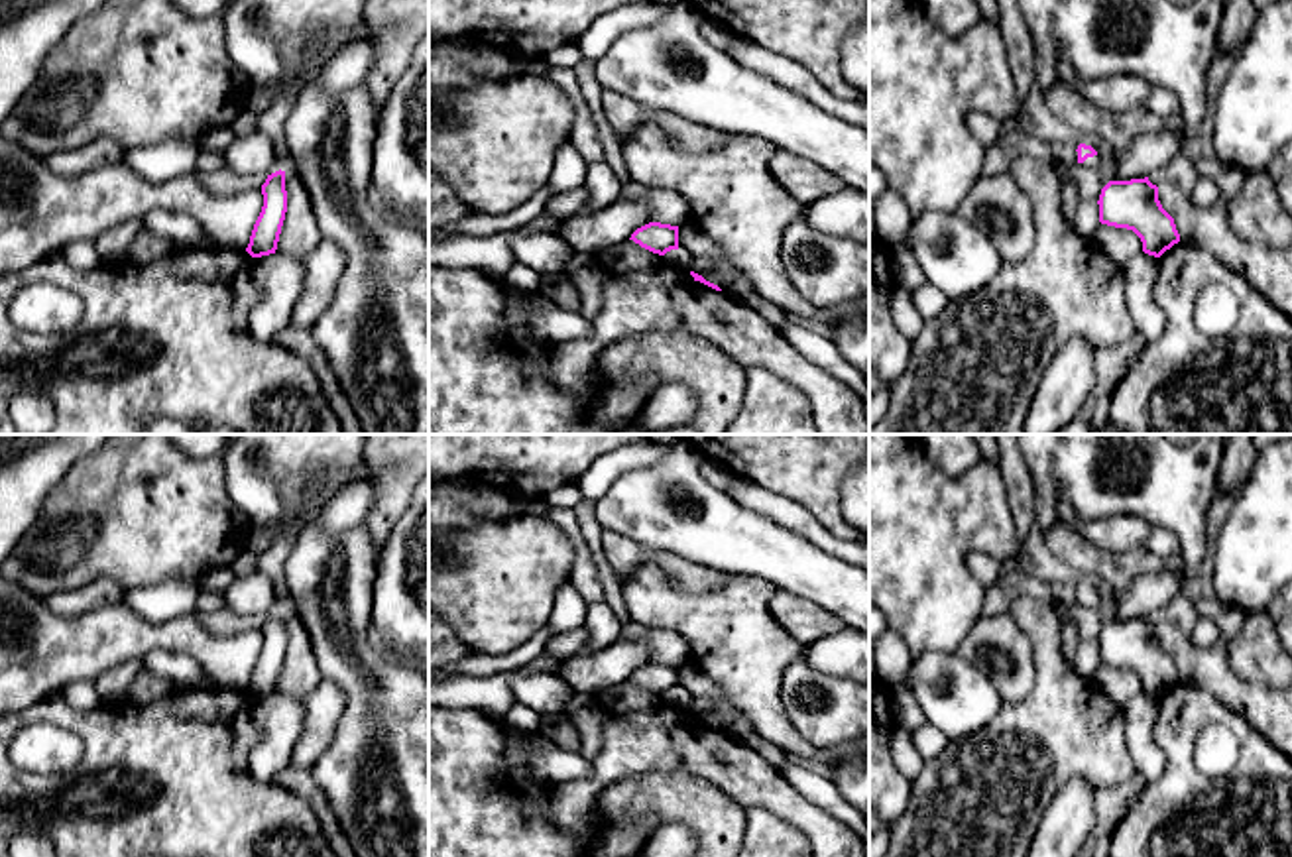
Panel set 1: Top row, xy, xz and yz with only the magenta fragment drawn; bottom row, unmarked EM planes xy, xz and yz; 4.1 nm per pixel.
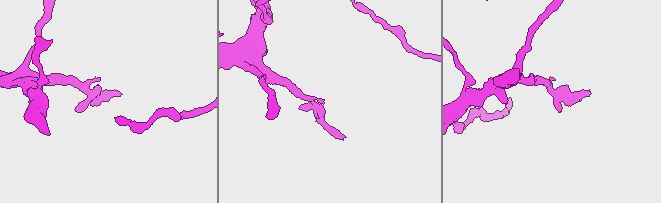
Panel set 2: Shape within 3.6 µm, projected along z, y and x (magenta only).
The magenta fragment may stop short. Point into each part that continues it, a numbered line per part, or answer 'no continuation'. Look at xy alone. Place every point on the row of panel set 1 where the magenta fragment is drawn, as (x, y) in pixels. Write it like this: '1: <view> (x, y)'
no continuation

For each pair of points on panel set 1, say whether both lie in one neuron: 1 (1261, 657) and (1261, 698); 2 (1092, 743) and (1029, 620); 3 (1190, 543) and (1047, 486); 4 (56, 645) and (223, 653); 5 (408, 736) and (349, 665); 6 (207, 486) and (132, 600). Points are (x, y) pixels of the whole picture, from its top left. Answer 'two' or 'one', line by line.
1: two
2: one
3: one
4: one
5: one
6: two

